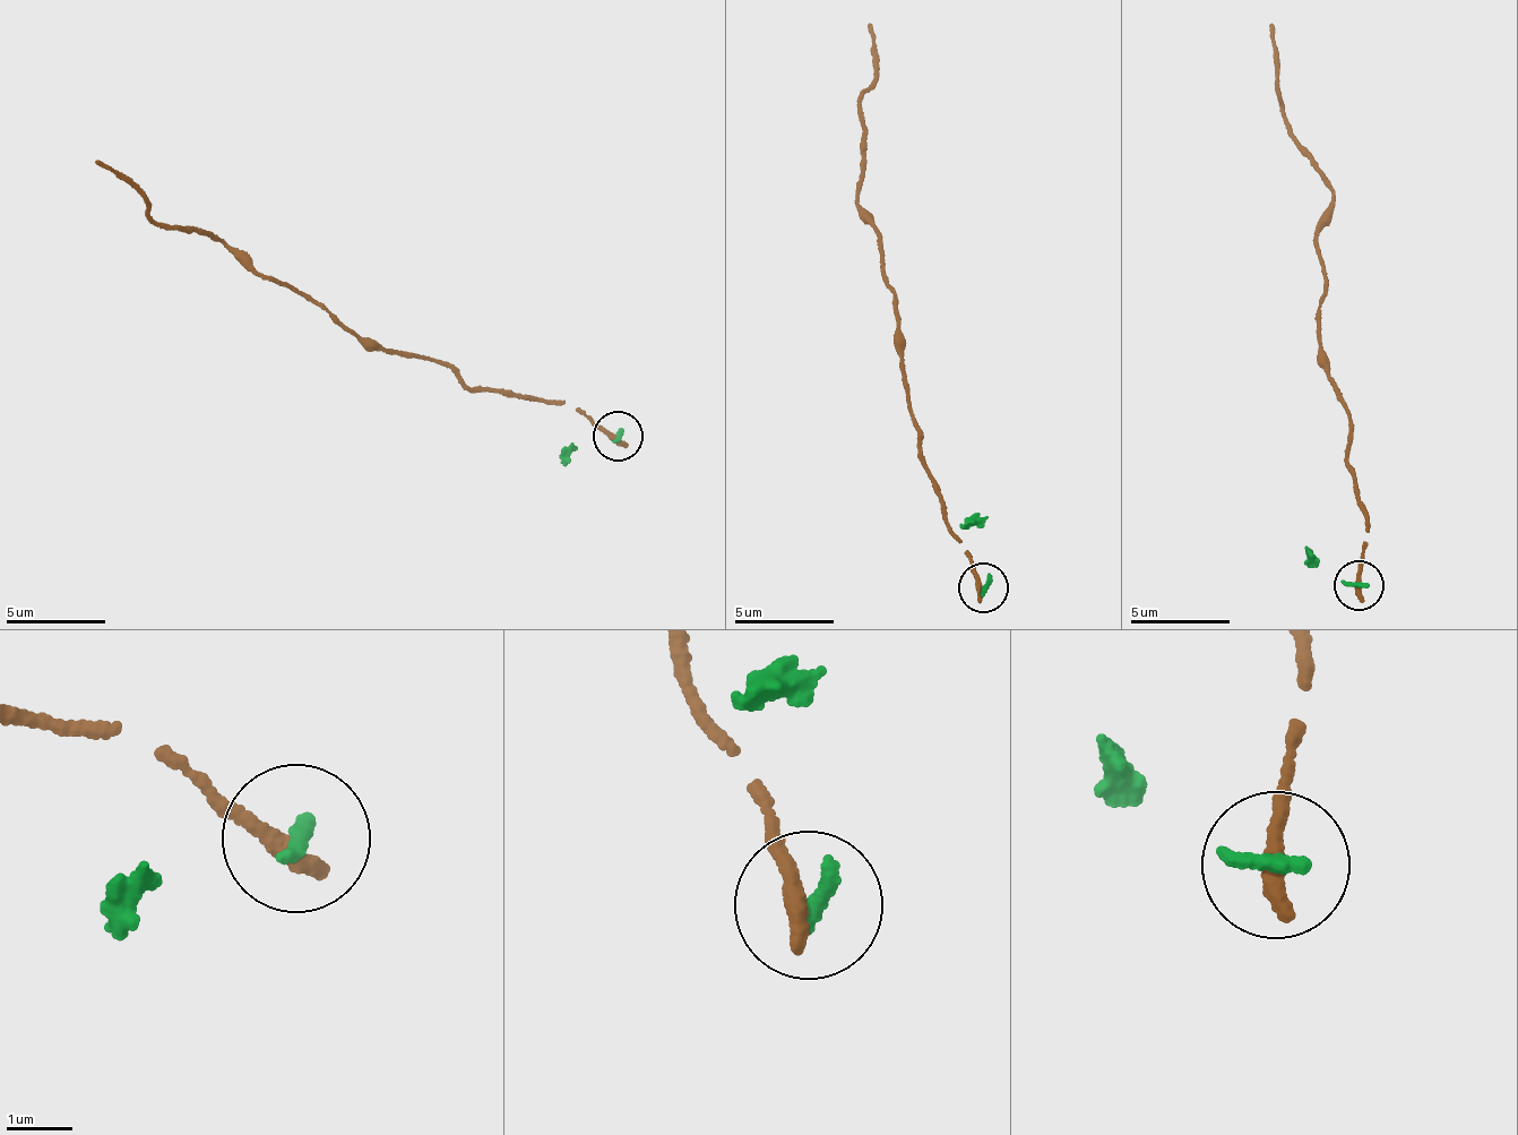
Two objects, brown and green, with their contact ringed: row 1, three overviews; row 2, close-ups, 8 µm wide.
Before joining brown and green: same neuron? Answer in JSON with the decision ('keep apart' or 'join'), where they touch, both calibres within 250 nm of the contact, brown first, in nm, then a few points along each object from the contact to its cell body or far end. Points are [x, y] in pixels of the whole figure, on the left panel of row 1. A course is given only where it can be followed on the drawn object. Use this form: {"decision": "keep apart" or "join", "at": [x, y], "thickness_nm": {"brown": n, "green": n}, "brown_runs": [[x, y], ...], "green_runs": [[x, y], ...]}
{"decision": "keep apart", "at": [618, 436], "thickness_nm": {"brown": 340, "green": 260}, "brown_runs": [[619, 439], [566, 403], [476, 389], [417, 353], [388, 352], [234, 250], [154, 220], [144, 187], [95, 161]], "green_runs": [[619, 435], [577, 452], [559, 464]]}

